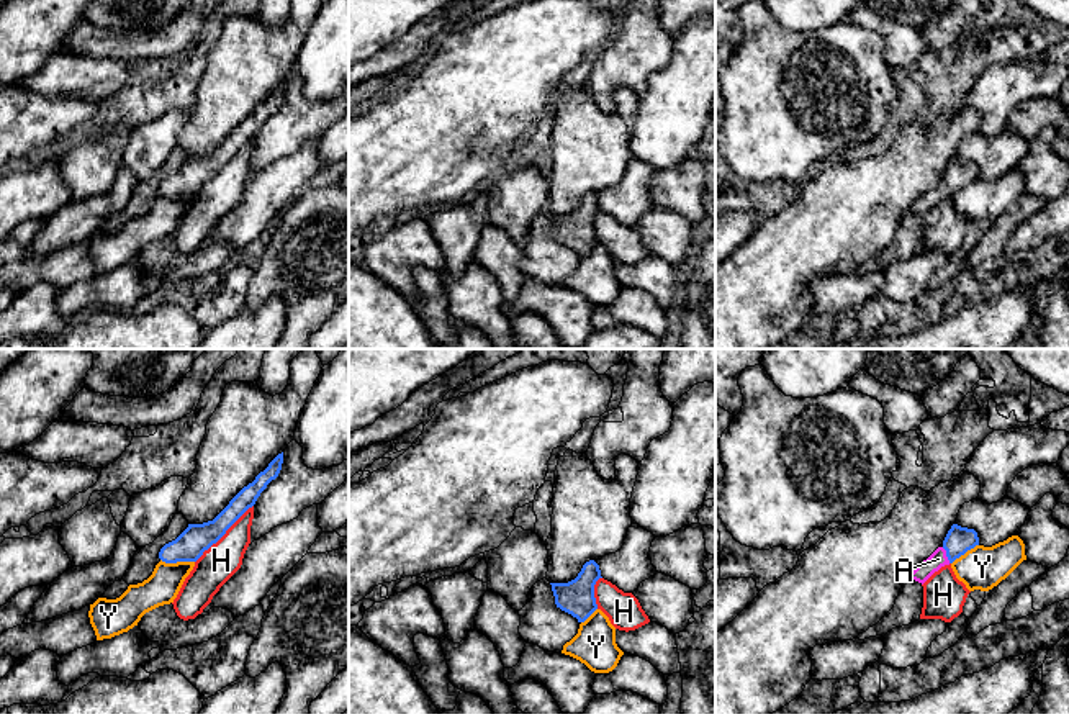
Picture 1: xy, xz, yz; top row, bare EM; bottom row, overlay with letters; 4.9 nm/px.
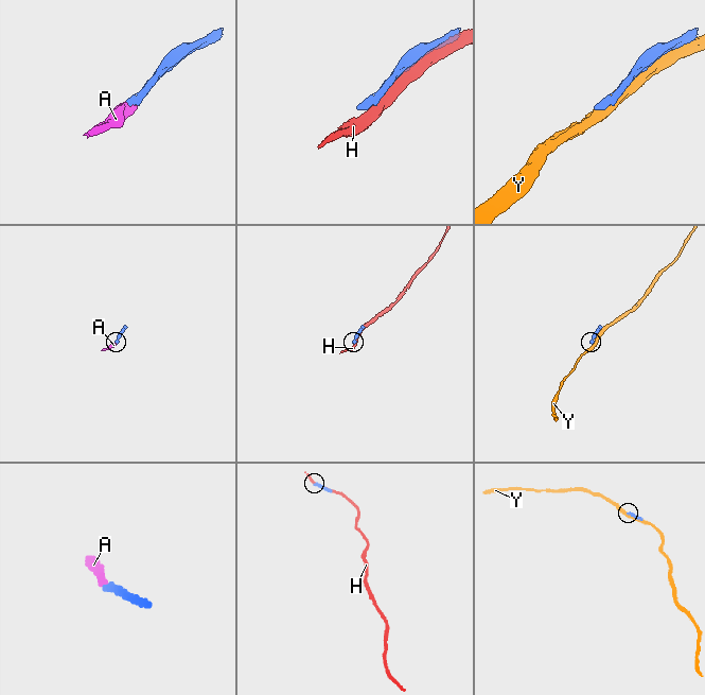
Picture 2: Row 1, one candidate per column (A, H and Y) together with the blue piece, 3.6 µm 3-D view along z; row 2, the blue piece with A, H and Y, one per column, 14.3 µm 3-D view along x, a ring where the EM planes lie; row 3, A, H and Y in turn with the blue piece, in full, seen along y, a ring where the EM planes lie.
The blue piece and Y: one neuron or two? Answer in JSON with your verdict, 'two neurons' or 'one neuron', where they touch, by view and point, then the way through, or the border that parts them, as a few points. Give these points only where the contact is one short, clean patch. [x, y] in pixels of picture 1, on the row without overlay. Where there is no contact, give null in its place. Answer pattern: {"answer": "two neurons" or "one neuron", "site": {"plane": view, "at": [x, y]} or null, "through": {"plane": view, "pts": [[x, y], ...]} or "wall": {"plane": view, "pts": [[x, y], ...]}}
{"answer": "two neurons", "site": {"plane": "xy", "at": [177, 194]}}

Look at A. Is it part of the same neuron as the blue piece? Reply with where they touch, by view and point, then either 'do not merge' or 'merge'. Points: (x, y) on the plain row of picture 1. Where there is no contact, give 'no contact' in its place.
meets blue in yz at (947, 189); merge

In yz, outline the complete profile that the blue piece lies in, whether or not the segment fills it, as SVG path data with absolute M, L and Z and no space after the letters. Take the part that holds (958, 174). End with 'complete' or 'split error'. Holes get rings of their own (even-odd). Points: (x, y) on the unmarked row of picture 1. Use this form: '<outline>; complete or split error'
M953 157L943 174L943 178L938 180L927 193L917 198L909 211L923 218L935 205L953 197L976 178L979 178L979 170L974 162Z; split error

